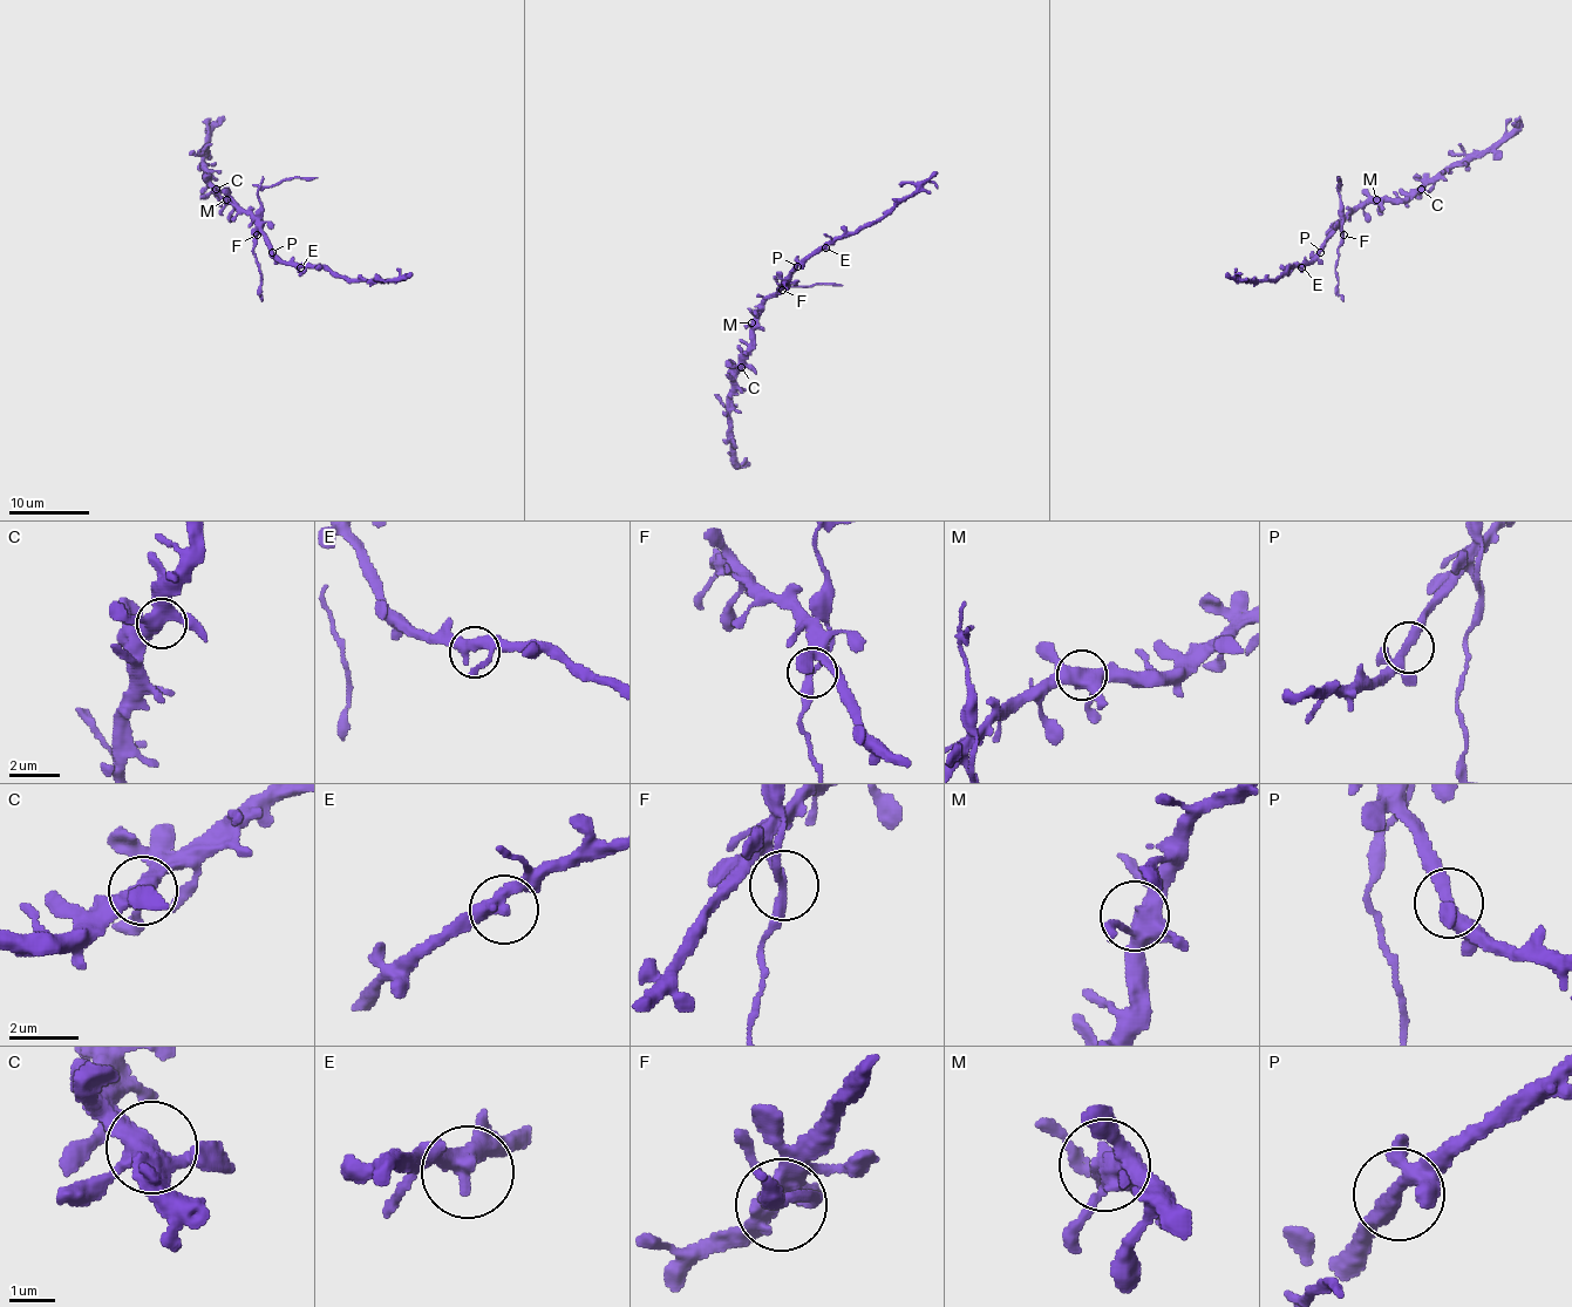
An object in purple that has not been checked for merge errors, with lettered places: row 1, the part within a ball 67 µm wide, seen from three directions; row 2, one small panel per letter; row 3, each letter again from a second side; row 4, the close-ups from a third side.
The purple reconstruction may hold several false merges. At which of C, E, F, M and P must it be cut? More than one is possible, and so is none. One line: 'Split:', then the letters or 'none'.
Split: F

